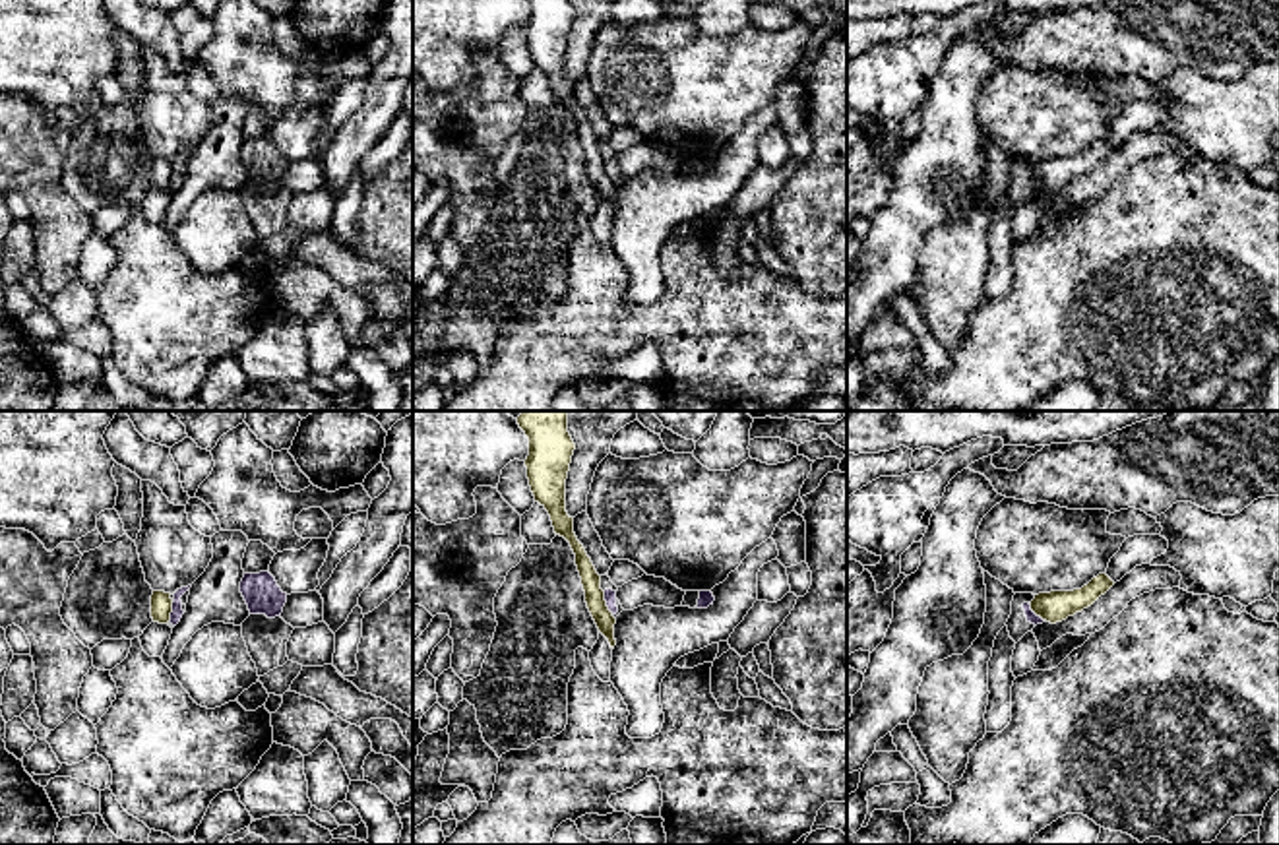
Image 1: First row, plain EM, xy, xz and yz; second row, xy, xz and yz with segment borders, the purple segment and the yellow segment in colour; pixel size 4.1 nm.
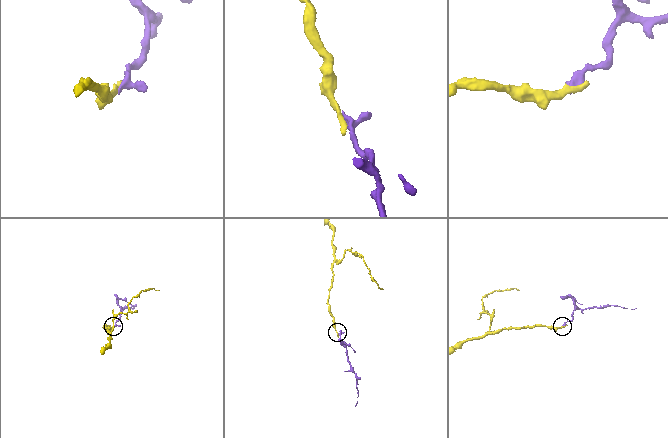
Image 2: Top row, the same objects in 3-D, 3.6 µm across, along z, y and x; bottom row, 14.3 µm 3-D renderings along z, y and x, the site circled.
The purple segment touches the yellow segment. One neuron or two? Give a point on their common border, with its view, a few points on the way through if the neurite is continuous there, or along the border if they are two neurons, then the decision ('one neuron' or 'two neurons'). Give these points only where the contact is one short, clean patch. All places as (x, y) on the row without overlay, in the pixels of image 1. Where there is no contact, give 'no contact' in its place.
meets purple in xz at (607, 169); border along xz (603, 157), (605, 171), (613, 179); two neurons

